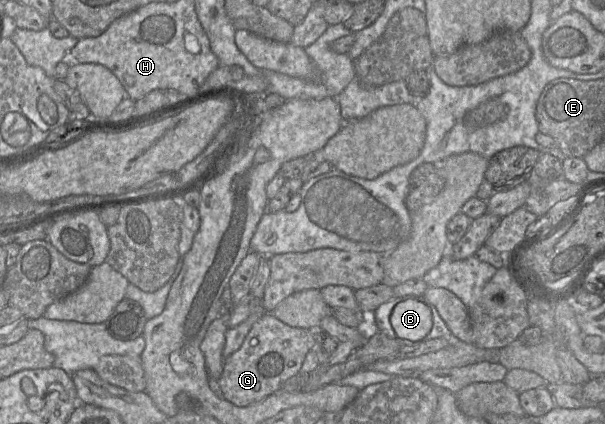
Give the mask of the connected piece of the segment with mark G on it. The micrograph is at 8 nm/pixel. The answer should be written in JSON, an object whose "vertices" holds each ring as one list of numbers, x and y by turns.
{"vertices":[[264,312,253,324,240,348,225,358,217,381,219,395,236,406,247,406,282,389,285,382,300,372,306,354,317,345,315,331,292,327]]}

